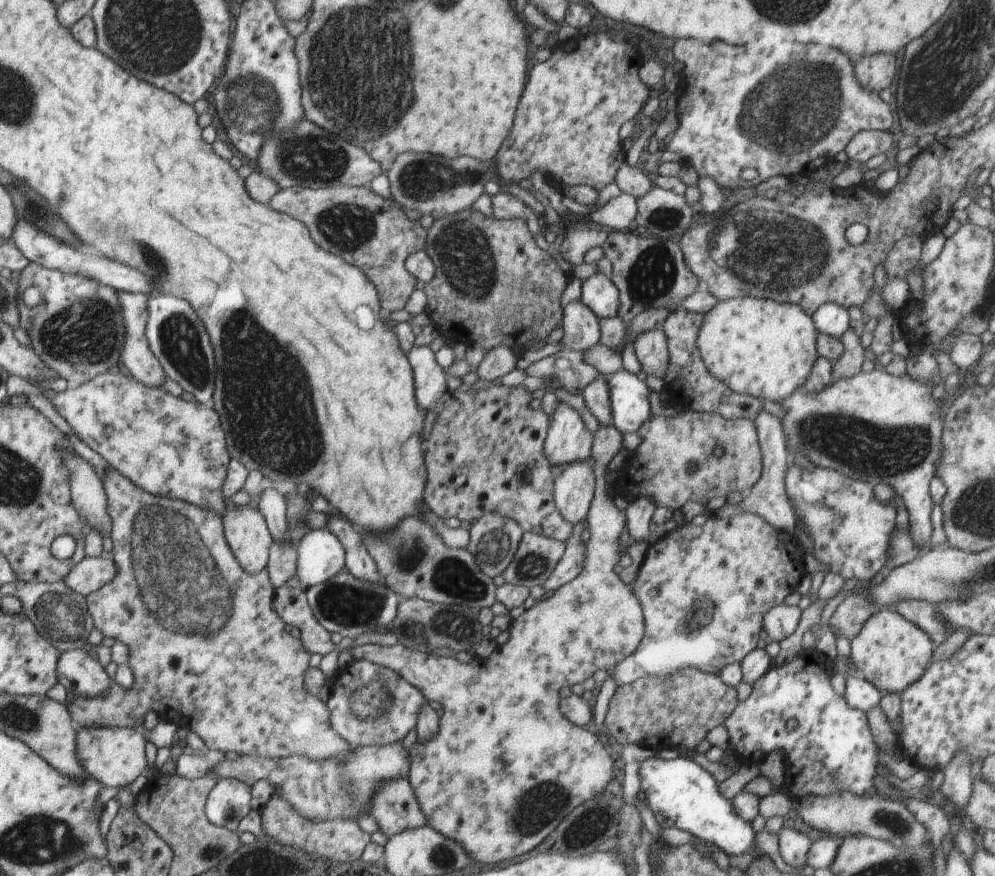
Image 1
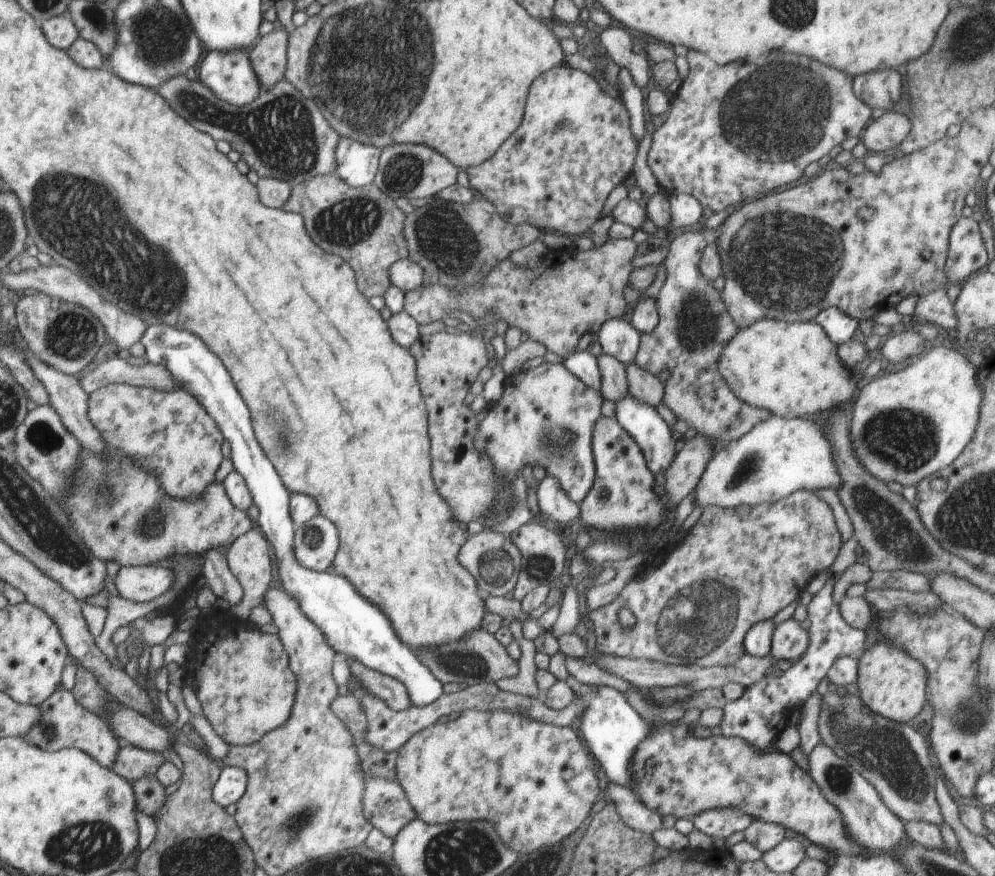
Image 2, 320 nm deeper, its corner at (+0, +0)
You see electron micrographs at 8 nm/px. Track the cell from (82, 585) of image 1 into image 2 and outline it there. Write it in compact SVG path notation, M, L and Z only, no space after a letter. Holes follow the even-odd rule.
M166 563L122 566L114 578L121 598L131 602L150 602L167 592L176 576Z

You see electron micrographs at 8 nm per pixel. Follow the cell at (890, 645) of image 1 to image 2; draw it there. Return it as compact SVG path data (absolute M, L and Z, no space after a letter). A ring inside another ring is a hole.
M888 642L872 646L857 659L857 684L861 703L892 722L911 724L928 698L928 670L924 664Z

